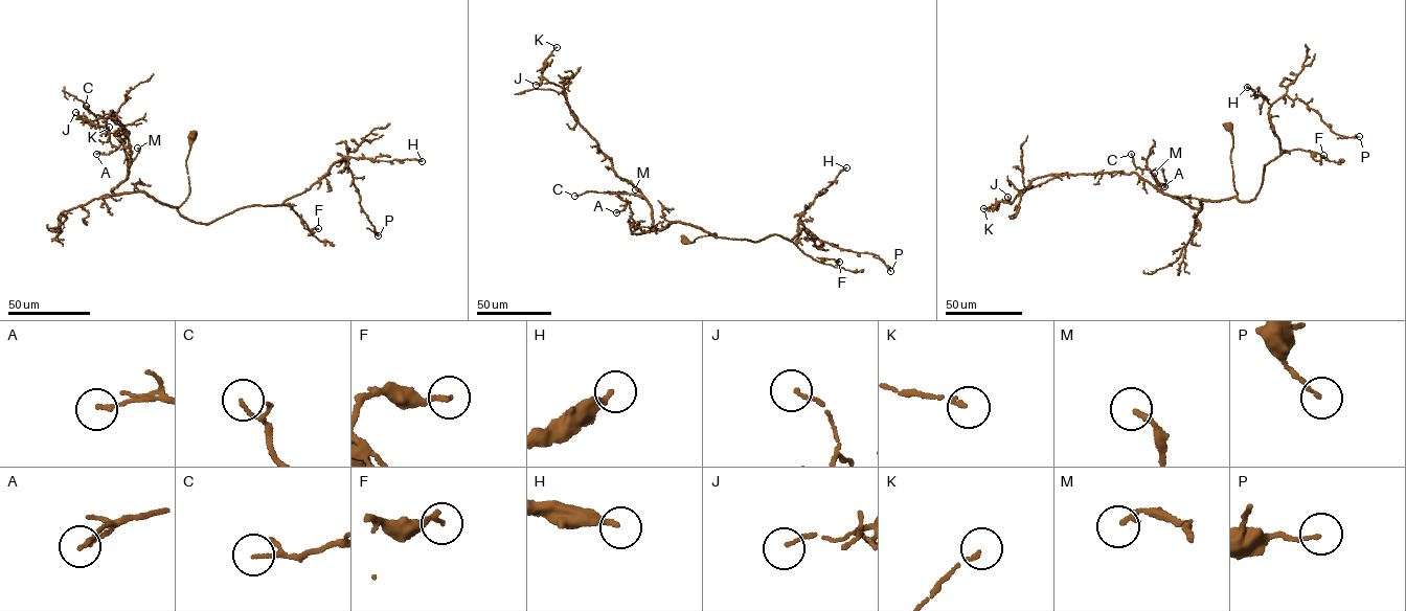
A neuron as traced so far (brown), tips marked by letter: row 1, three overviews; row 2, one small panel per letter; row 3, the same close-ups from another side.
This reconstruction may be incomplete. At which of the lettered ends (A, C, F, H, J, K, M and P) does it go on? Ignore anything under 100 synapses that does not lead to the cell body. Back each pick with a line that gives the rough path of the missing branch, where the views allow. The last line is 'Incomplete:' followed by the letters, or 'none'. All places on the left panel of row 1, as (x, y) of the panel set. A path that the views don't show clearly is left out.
Incomplete: none

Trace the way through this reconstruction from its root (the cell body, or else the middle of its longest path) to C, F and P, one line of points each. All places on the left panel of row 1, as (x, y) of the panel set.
C: (193, 136), (189, 194), (178, 207), (140, 191), (113, 195), (128, 178), (126, 153), (86, 106)
F: (193, 136), (182, 216), (207, 224), (241, 208), (287, 205), (304, 228), (318, 228)
P: (193, 136), (182, 216), (207, 224), (241, 208), (279, 205), (345, 160), (378, 235)

